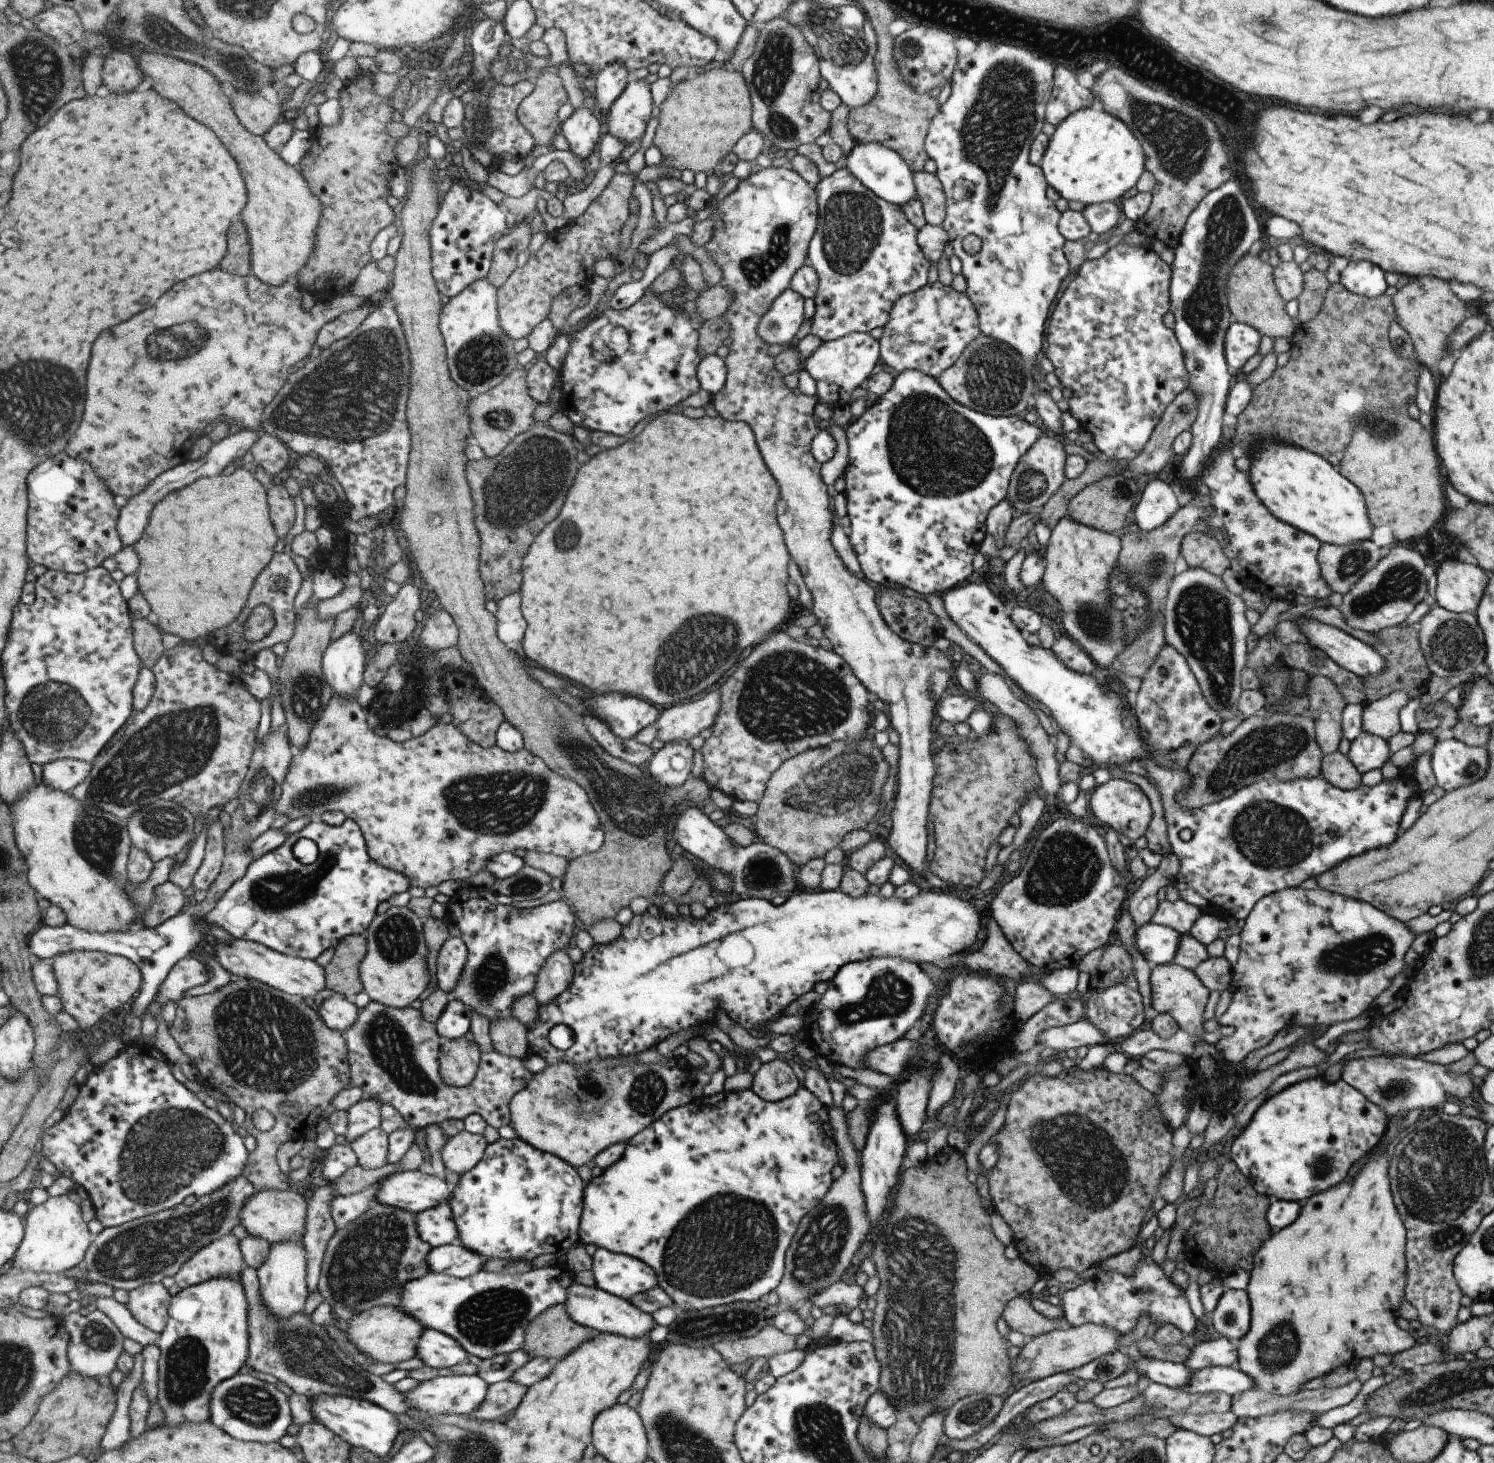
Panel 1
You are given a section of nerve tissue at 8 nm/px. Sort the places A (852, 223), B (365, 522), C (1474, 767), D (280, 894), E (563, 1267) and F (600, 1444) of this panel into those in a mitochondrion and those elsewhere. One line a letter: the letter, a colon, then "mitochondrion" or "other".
A: mitochondrion
B: other
C: mitochondrion
D: mitochondrion
E: other
F: other

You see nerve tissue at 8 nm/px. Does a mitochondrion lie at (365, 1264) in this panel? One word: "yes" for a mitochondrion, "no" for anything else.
yes

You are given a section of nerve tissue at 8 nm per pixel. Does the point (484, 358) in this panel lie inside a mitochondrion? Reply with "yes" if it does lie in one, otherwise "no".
yes

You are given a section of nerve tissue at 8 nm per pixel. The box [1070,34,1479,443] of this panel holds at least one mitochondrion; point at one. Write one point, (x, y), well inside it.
(1179, 138)

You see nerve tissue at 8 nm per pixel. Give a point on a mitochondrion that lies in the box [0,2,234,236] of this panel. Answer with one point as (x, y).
(40, 73)

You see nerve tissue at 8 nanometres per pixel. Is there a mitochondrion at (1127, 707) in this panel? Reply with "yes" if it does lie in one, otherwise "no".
no

